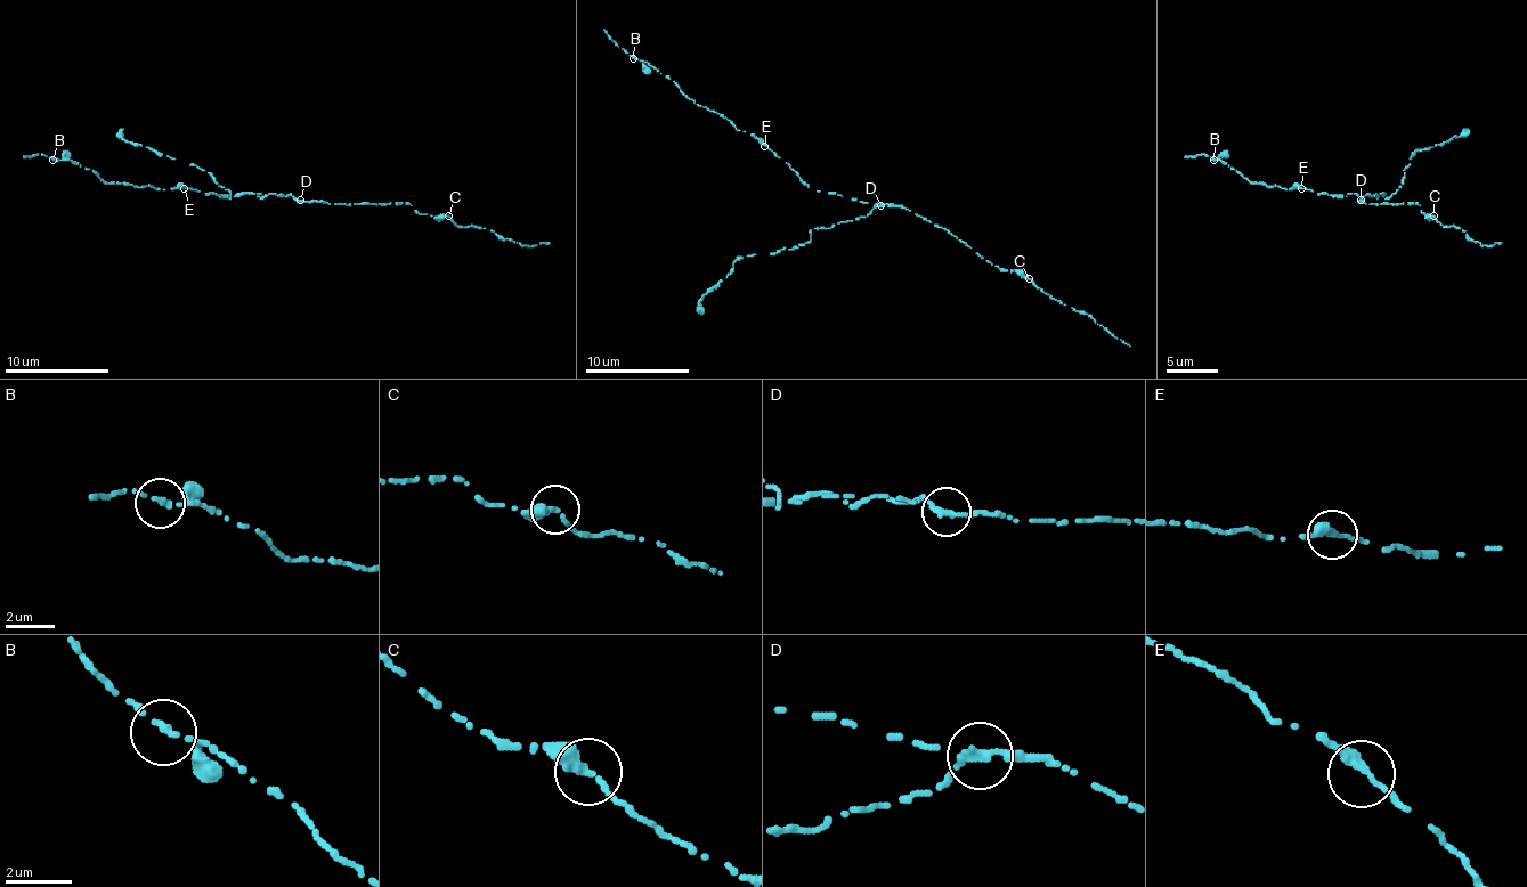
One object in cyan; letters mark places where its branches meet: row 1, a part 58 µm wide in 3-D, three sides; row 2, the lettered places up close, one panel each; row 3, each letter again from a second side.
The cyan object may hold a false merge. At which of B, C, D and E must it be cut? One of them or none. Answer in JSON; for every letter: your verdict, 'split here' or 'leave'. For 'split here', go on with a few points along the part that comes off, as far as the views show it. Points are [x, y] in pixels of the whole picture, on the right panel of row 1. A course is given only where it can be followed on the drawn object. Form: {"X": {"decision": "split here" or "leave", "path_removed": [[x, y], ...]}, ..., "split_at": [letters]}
{"B": {"decision": "leave"}, "C": {"decision": "leave"}, "D": {"decision": "split here", "path_removed": [[1361, 201], [1377, 193], [1385, 193], [1389, 198], [1397, 190], [1413, 156], [1470, 131]]}, "E": {"decision": "leave"}, "split_at": ["D"]}

